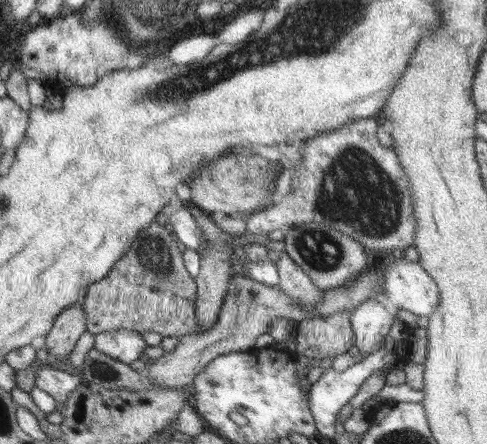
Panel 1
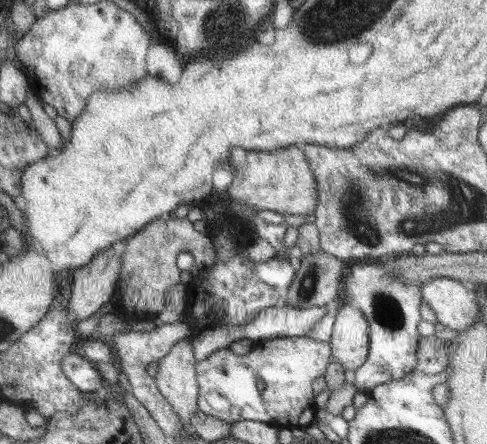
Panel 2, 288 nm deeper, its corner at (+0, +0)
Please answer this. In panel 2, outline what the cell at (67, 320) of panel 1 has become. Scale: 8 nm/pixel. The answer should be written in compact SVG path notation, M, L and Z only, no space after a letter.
M127 238L123 242L117 242L109 248L105 248L103 252L95 254L93 260L89 260L85 266L77 268L71 276L71 282L69 282L69 298L67 298L67 310L71 310L75 316L77 316L77 322L81 320L87 320L89 316L93 316L103 304L107 304L111 300L111 296L115 294L117 290L117 276L121 274L121 250L123 250L123 244L127 242Z

